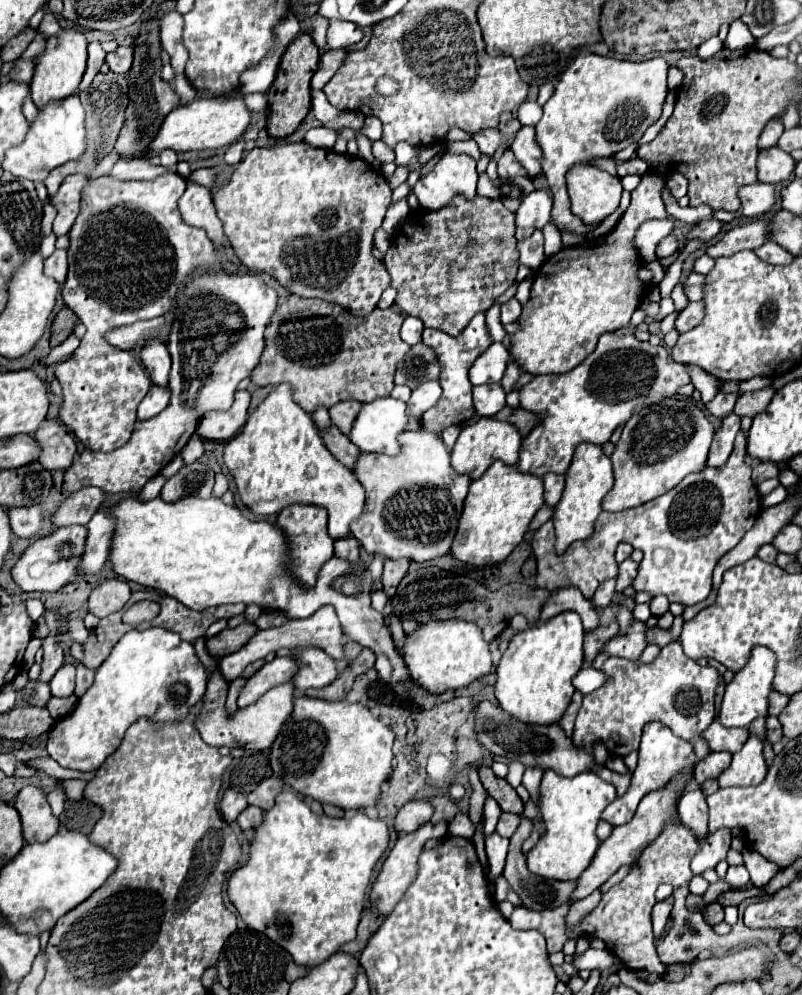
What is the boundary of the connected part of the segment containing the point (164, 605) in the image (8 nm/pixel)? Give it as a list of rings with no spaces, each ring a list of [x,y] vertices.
[[[152,589],[132,593],[132,597],[128,601],[128,607],[142,601],[142,599],[152,599],[162,609],[160,615],[154,621],[146,623],[146,627],[164,627],[168,631],[180,633],[184,639],[192,637],[192,641],[198,639],[198,637],[204,637],[210,623],[214,623],[218,619],[230,619],[234,615],[244,613],[244,609],[246,609],[244,603],[236,603],[236,605],[210,607],[210,609],[204,609],[204,611],[192,611],[186,605],[182,605],[180,601],[176,601],[176,599],[172,599],[164,593],[152,591]]]

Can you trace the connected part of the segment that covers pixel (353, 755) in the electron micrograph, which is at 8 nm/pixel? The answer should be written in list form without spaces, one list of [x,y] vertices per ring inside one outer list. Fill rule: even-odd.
[[[296,697],[292,719],[284,723],[276,743],[272,743],[270,765],[300,795],[352,811],[376,805],[382,783],[388,781],[392,771],[392,743],[394,731],[362,703],[348,703],[346,699],[326,703],[322,699]]]

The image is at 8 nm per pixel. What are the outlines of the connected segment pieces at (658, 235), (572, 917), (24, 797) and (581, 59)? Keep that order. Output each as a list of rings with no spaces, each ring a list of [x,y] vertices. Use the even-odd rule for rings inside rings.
[[[666,217],[660,221],[646,221],[638,231],[636,231],[636,249],[640,257],[650,263],[656,261],[656,247],[658,243],[674,231],[674,219]]]
[[[596,889],[594,893],[590,893],[588,897],[584,897],[584,899],[578,899],[578,901],[574,901],[572,905],[570,905],[570,911],[568,911],[568,915],[566,915],[566,927],[568,929],[574,929],[576,925],[580,925],[582,923],[582,919],[598,905],[598,901],[600,901],[600,891]]]
[[[32,785],[22,787],[14,807],[22,819],[26,843],[46,843],[52,835],[58,833],[60,821],[52,815],[52,809],[46,801],[46,793],[42,789]]]
[[[590,51],[580,55],[568,65],[554,95],[544,105],[544,115],[536,123],[536,141],[542,147],[542,173],[548,179],[554,195],[552,221],[560,231],[588,233],[594,227],[584,227],[580,219],[570,213],[570,201],[566,195],[566,173],[578,163],[590,163],[598,157],[614,157],[630,143],[640,141],[650,125],[662,115],[662,105],[668,95],[666,73],[668,63],[662,57],[650,61],[632,63],[602,57]]]

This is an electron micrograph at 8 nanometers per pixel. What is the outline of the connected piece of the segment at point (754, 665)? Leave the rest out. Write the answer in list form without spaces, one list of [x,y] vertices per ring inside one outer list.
[[[756,647],[752,659],[740,669],[726,685],[726,693],[720,707],[720,723],[724,727],[748,727],[756,717],[768,717],[768,695],[772,693],[772,681],[776,675],[776,655],[768,647]]]

